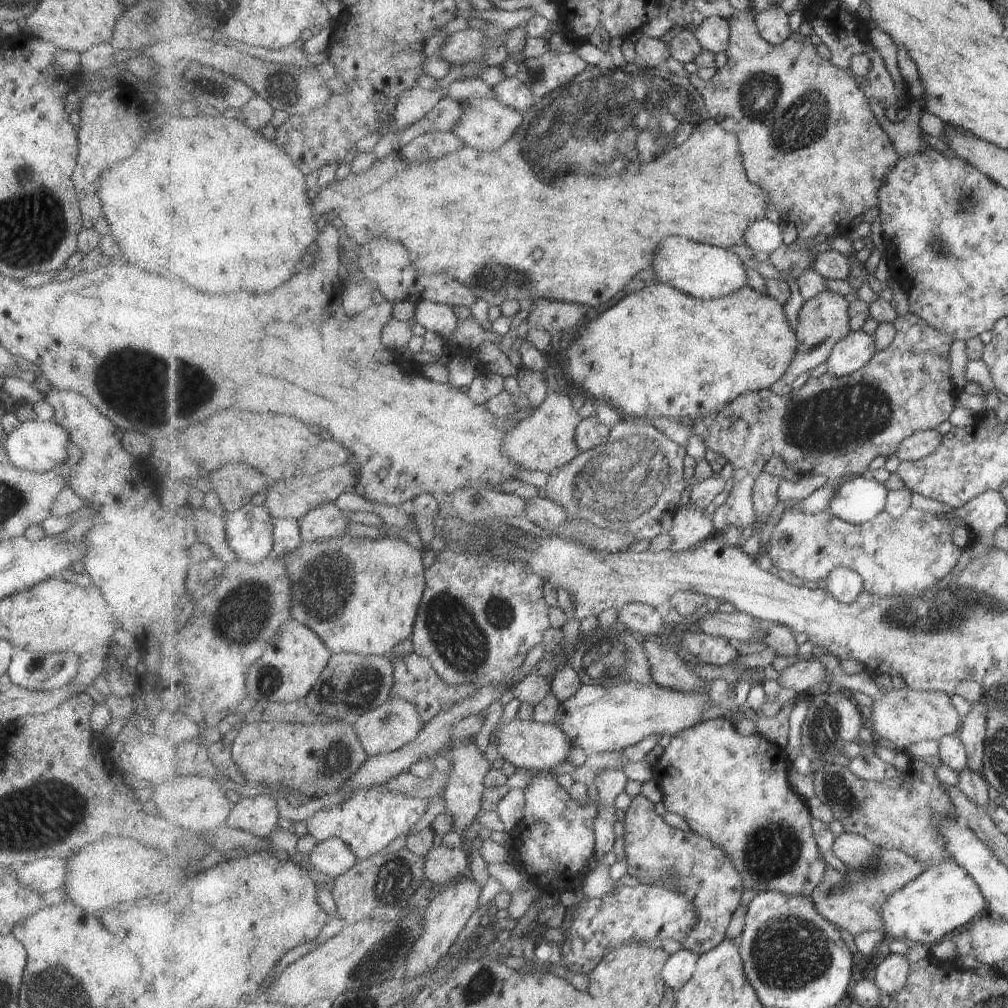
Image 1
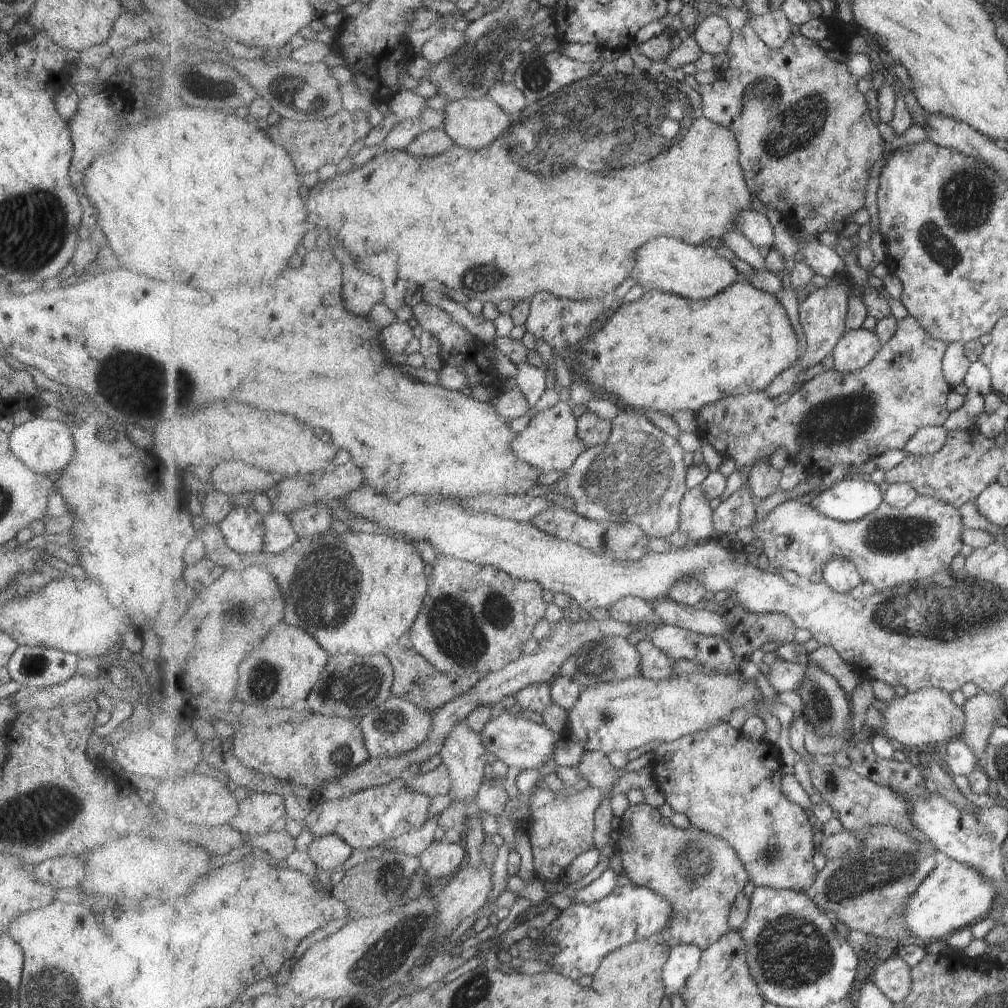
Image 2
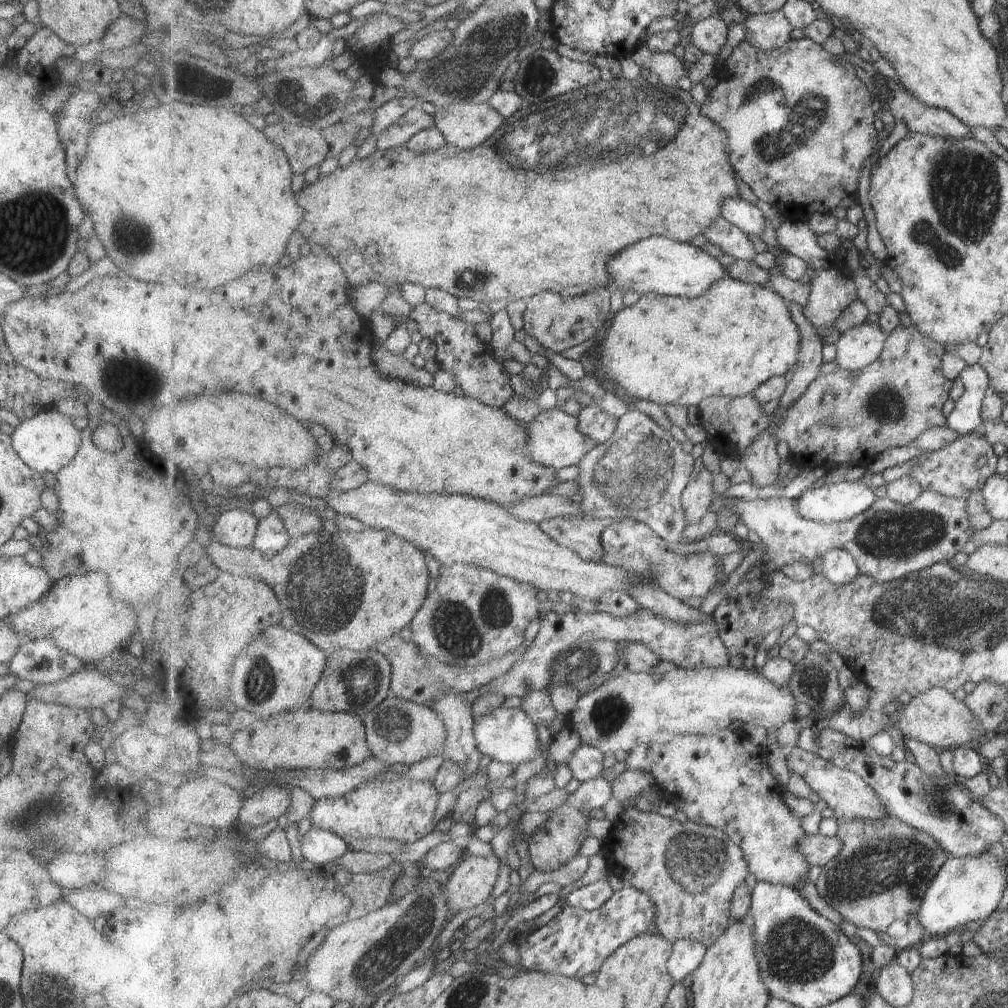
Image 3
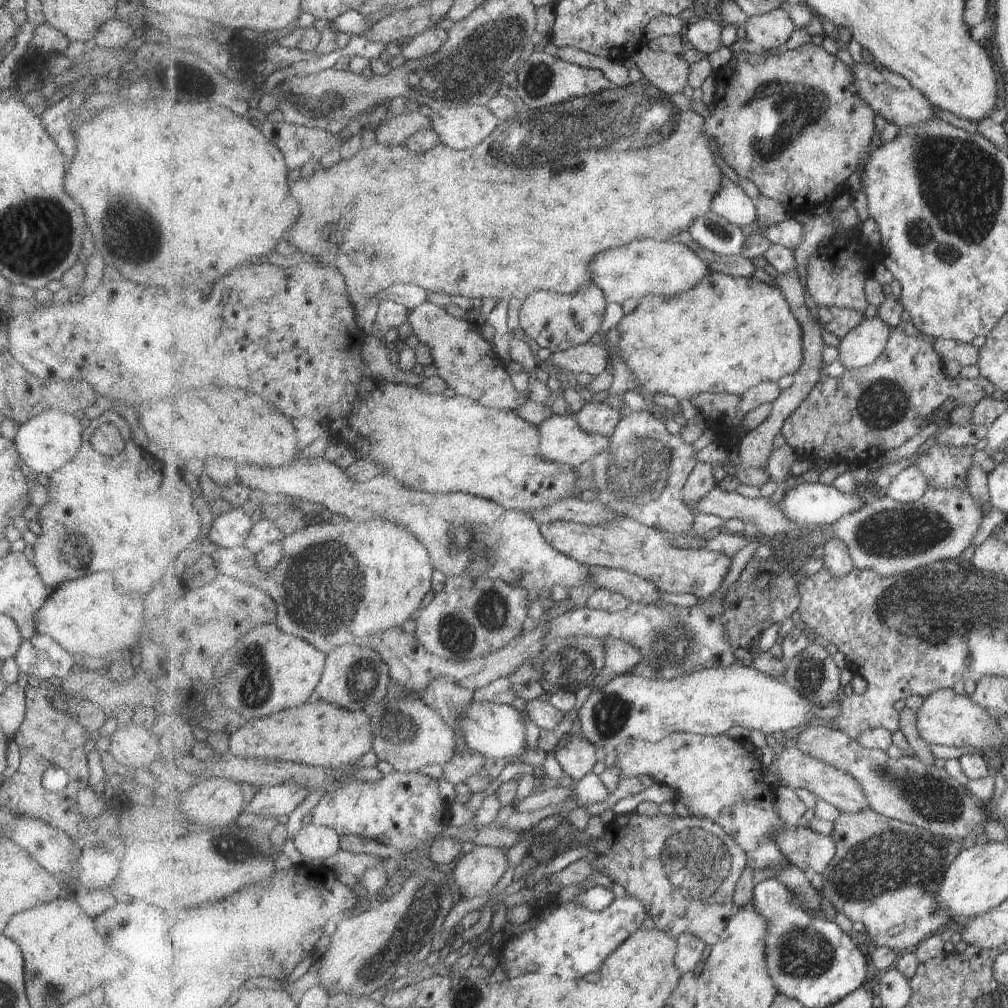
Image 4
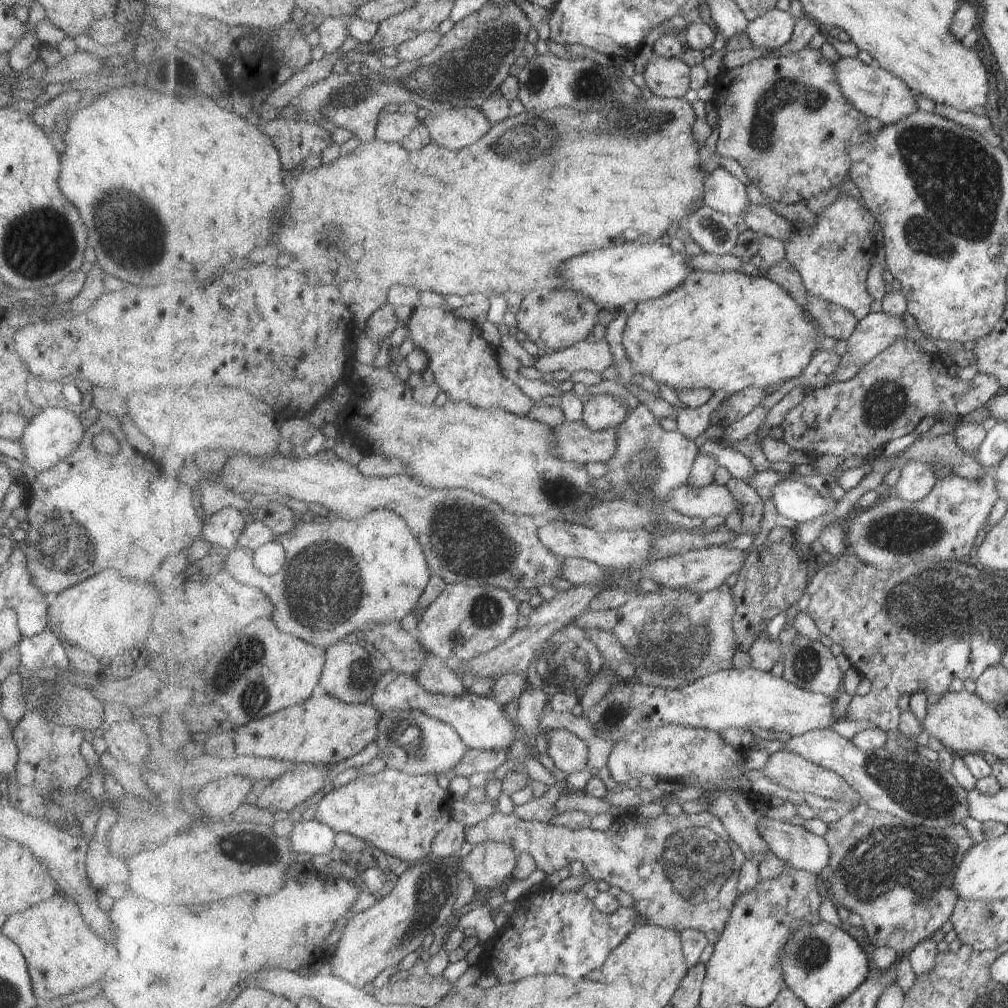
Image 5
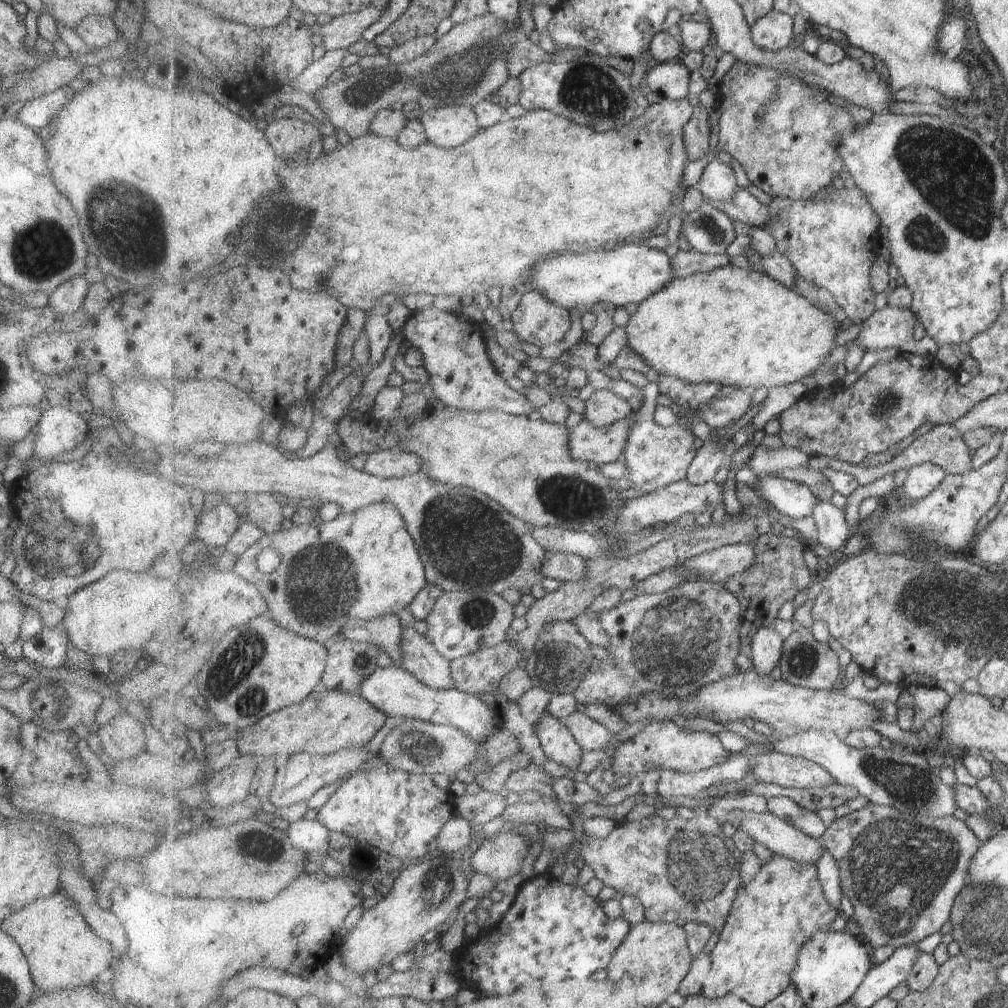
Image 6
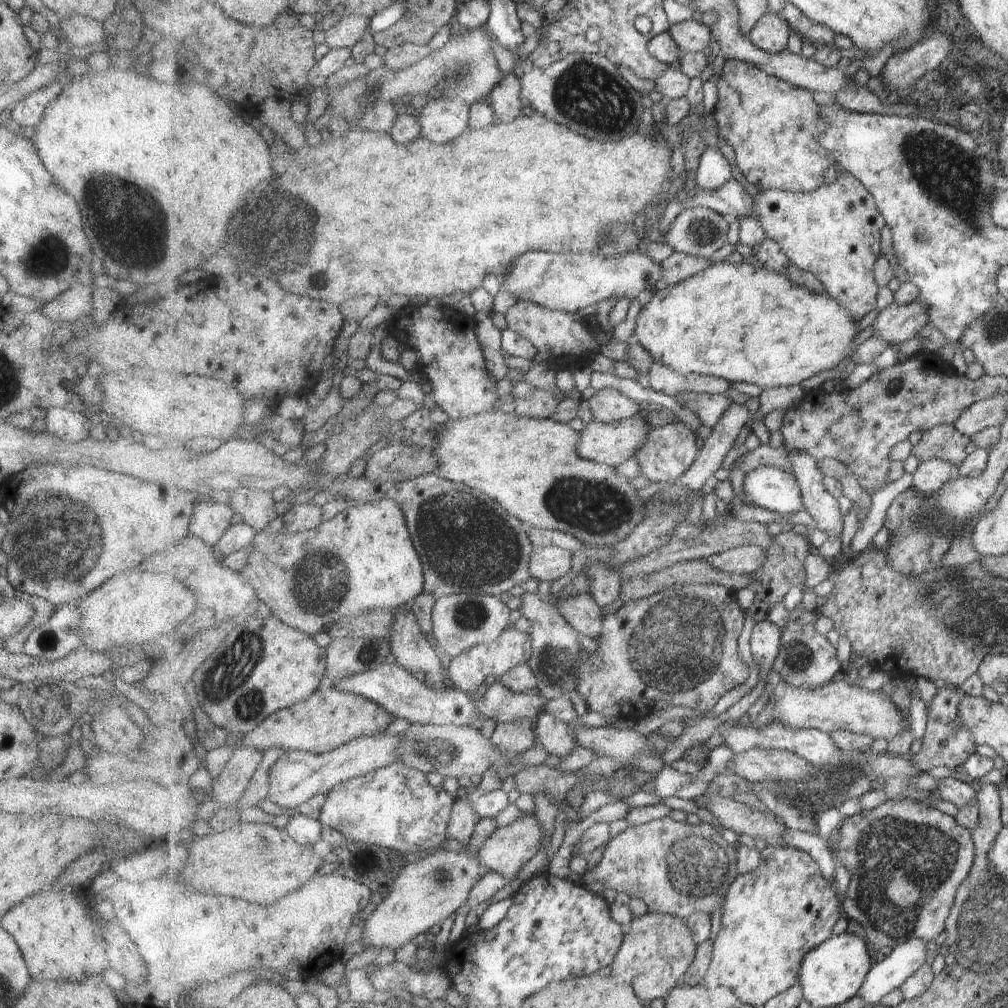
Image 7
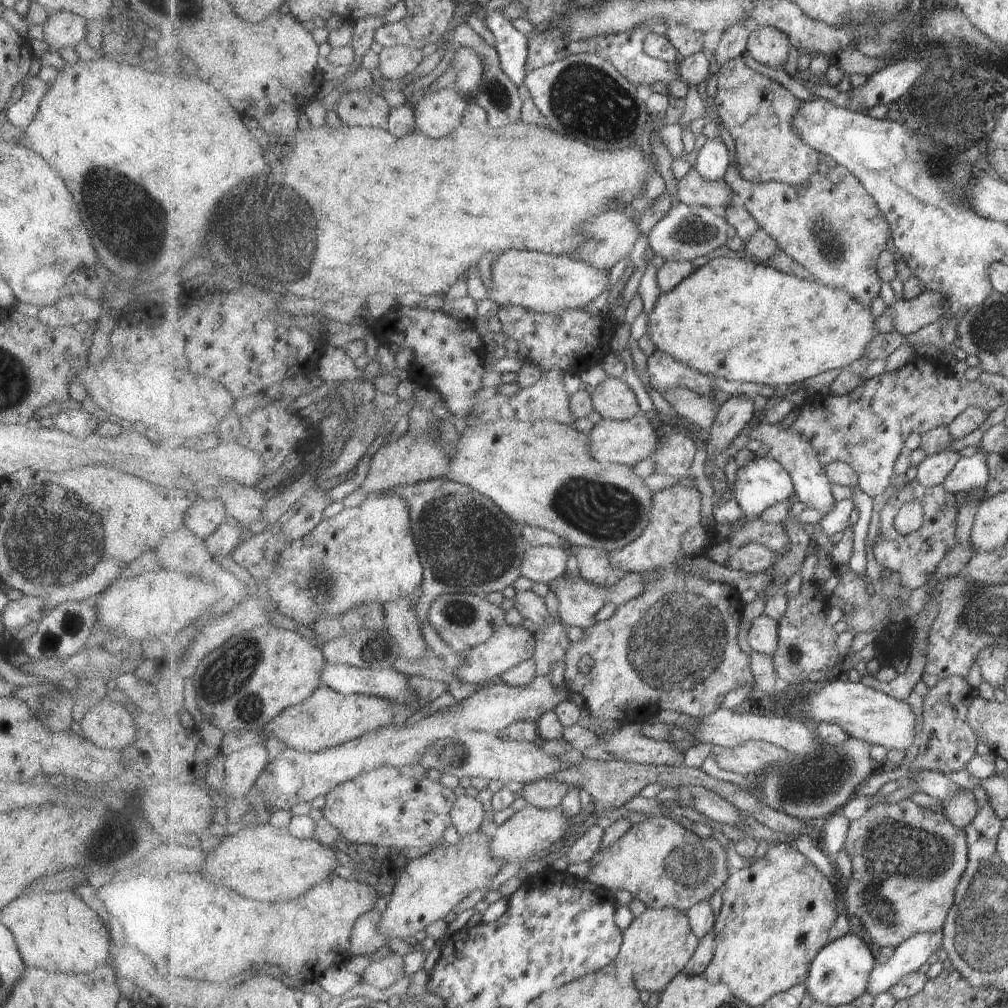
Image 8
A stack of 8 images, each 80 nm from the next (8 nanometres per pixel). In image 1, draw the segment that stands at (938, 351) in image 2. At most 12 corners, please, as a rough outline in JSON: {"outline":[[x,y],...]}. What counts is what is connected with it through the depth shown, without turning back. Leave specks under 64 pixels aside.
{"outline":[[911,312],[867,366],[693,420],[733,466],[718,534],[755,523],[773,456],[827,477],[799,507],[955,410],[952,337]]}

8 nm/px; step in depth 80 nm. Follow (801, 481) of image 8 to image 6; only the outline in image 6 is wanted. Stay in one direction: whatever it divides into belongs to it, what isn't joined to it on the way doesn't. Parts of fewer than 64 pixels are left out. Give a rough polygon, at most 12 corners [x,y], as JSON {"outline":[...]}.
{"outline":[[817,496],[813,512],[817,540],[845,549],[853,528],[844,512]]}

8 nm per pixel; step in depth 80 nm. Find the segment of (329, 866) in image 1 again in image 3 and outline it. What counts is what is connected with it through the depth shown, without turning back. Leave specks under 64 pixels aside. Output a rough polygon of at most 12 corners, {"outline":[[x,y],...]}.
{"outline":[[311,827],[300,841],[304,861],[328,868],[348,842]]}

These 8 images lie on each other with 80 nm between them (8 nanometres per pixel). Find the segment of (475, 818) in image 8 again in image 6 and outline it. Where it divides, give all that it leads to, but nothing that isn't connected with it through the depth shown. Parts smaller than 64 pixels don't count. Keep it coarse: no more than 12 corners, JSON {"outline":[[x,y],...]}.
{"outline":[[453,816],[437,840],[438,854],[471,844],[473,826]]}

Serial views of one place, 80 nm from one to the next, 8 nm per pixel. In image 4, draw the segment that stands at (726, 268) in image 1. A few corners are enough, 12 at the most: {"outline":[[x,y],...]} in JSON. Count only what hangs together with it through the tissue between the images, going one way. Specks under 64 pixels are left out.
{"outline":[[646,239],[601,252],[607,303],[679,296],[712,275],[695,250]]}

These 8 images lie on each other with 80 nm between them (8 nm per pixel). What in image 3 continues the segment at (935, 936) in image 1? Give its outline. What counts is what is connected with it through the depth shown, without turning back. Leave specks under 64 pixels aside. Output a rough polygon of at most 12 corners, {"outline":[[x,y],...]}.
{"outline":[[989,851],[951,857],[929,885],[929,937],[985,920],[1007,868]]}

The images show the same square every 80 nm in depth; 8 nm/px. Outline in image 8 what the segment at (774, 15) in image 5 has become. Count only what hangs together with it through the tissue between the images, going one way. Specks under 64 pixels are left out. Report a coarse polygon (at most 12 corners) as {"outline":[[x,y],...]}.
{"outline":[[757,26],[748,53],[766,67],[784,67],[790,39],[775,26]]}

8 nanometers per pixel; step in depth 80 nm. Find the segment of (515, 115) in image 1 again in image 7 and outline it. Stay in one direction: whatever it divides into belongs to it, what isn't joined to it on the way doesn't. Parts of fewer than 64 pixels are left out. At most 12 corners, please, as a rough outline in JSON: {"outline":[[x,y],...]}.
{"outline":[[437,98],[417,112],[423,136],[445,144],[469,128],[472,108]]}

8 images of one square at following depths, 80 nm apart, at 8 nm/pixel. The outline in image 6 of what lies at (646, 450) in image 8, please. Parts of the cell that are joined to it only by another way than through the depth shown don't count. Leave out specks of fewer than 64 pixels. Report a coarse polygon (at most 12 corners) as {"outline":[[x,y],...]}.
{"outline":[[631,417],[605,428],[569,429],[573,460],[623,459]]}

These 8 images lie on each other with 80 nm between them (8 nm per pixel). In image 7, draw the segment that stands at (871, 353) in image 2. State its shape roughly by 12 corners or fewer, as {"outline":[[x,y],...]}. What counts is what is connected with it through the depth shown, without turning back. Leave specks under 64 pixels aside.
{"outline":[[921,302],[891,303],[874,320],[873,335],[900,346],[929,325]]}

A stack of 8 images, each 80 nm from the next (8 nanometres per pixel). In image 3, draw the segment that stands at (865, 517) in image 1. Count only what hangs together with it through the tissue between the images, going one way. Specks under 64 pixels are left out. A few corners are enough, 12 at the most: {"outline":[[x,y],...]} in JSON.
{"outline":[[867,480],[809,487],[800,515],[849,520],[876,503]]}

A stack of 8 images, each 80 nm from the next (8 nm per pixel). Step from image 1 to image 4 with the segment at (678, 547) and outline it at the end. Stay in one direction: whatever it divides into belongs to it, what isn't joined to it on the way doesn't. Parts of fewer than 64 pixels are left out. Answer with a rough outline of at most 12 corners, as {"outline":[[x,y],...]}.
{"outline":[[697,462],[684,488],[690,508],[718,485],[709,462]]}

